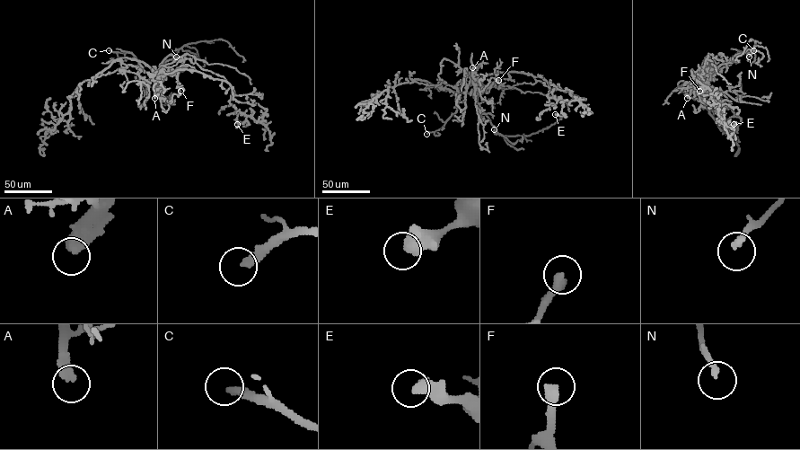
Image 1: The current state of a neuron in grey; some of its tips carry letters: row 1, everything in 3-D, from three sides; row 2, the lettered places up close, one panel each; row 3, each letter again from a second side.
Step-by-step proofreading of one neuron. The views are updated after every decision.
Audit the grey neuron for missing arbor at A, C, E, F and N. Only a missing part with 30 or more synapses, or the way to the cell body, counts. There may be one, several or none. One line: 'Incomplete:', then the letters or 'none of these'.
Incomplete: A, C

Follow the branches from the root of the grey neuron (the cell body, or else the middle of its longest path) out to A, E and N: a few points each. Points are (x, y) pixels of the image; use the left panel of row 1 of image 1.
A: (152, 74), (154, 70), (154, 98)
E: (152, 74), (189, 69), (226, 81), (233, 91), (230, 103), (247, 116), (246, 126), (237, 124)
N: (152, 74), (154, 70), (157, 85), (159, 65), (179, 48), (176, 57)

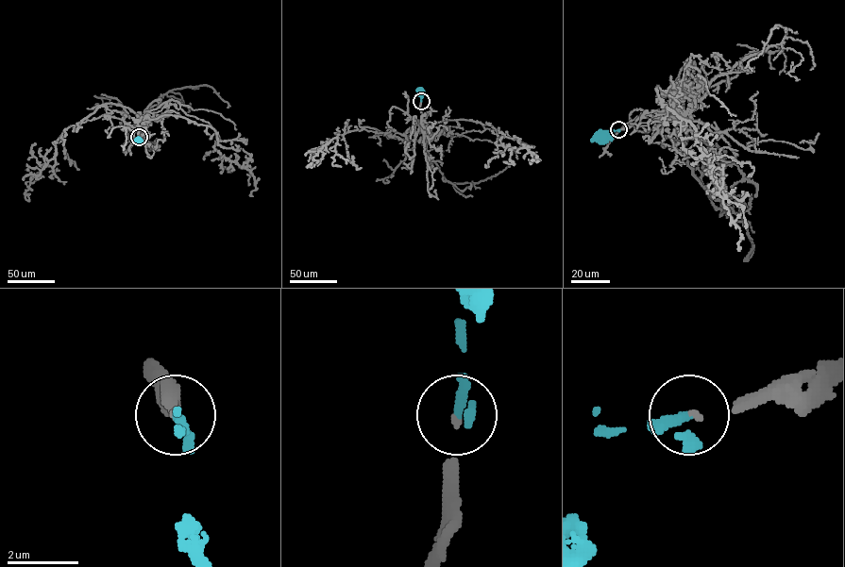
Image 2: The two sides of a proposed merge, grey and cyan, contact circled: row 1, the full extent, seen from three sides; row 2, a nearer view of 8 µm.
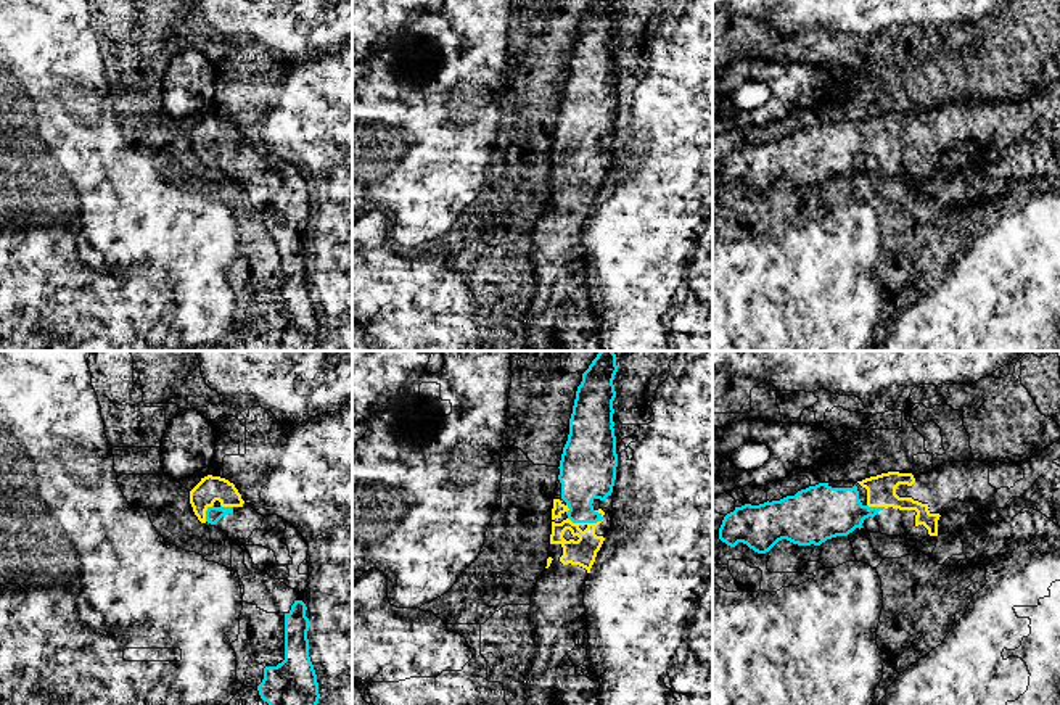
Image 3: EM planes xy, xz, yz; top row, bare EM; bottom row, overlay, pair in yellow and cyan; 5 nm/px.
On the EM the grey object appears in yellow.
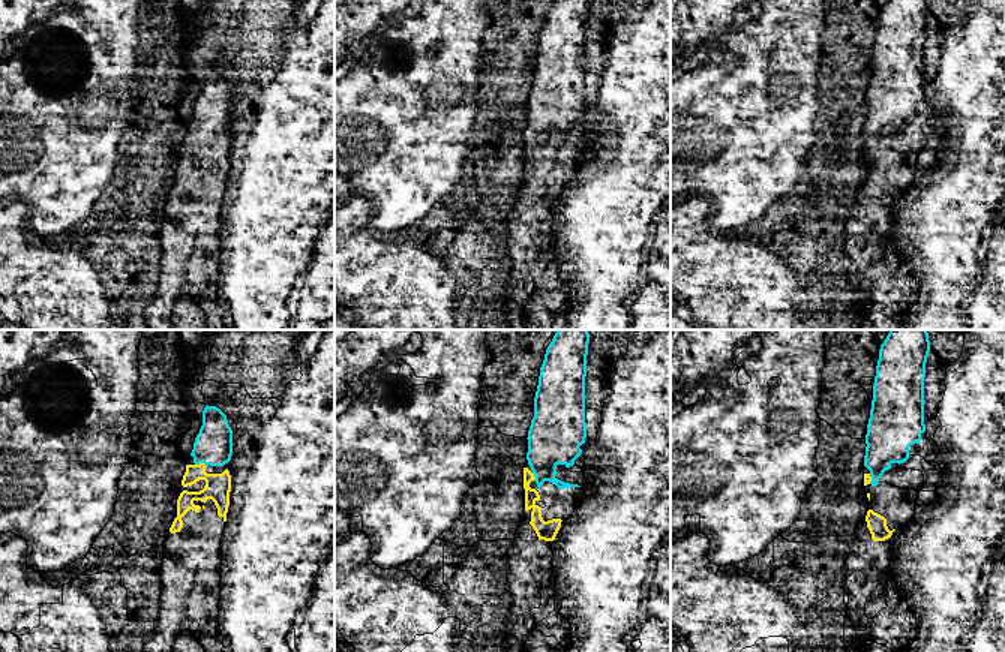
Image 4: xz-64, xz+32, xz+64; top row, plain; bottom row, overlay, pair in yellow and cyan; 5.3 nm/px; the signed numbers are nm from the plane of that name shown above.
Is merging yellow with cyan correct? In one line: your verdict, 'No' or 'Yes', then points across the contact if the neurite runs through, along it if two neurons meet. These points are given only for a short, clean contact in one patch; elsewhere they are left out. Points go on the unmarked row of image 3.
Yes. Path across: xz (583, 192), (587, 185), (587, 163), (584, 153), (586, 113)

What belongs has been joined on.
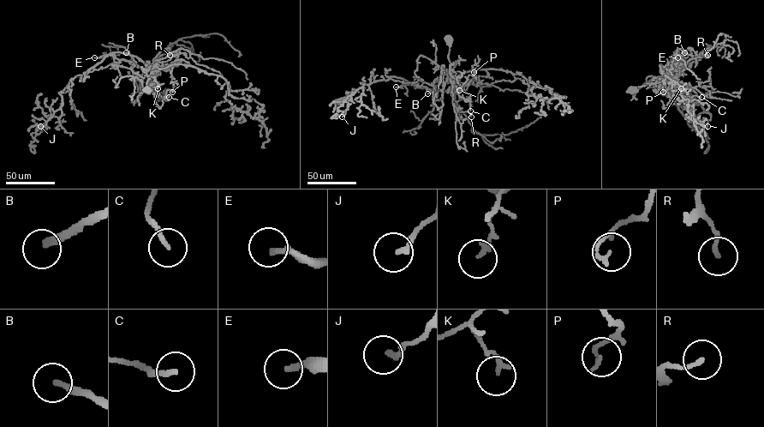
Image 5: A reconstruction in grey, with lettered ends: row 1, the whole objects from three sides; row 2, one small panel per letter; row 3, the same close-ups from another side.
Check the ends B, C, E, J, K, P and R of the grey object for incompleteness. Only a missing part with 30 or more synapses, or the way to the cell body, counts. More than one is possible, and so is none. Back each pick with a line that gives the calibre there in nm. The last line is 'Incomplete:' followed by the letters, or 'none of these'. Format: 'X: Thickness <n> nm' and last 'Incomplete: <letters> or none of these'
B: Thickness 260 nm
Incomplete: B

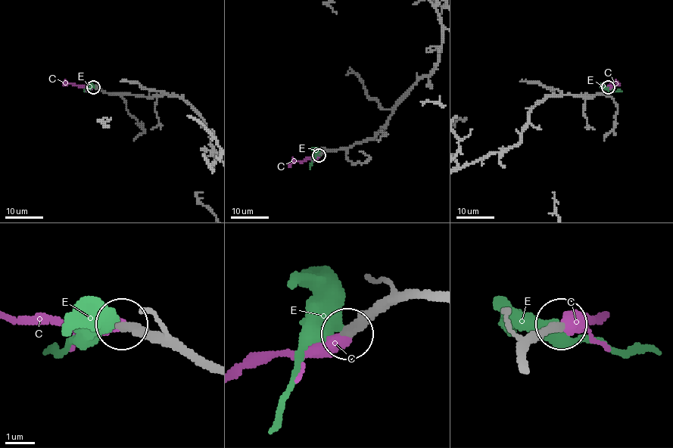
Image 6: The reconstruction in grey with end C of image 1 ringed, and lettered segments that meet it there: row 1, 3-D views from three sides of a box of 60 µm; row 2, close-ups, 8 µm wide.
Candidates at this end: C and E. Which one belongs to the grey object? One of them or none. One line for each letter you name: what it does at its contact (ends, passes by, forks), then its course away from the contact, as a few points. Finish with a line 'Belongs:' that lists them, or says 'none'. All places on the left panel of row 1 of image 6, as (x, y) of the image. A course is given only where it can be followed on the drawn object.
C: it ends | via (93, 88), (63, 84)
Belongs: C

